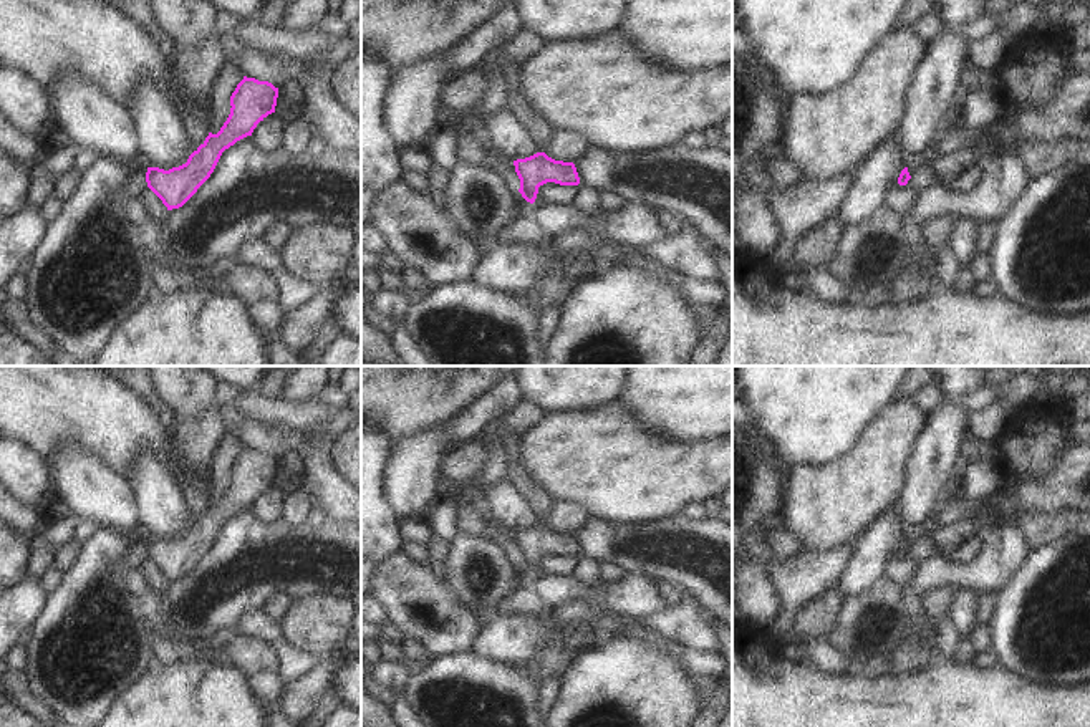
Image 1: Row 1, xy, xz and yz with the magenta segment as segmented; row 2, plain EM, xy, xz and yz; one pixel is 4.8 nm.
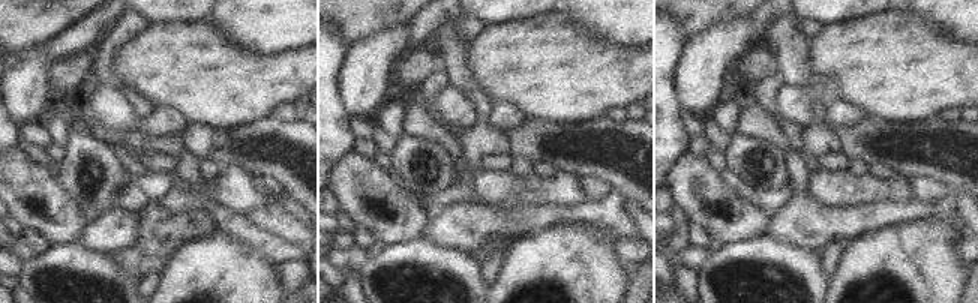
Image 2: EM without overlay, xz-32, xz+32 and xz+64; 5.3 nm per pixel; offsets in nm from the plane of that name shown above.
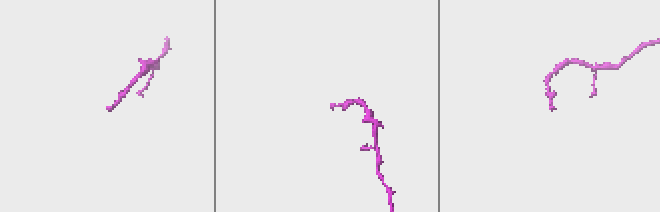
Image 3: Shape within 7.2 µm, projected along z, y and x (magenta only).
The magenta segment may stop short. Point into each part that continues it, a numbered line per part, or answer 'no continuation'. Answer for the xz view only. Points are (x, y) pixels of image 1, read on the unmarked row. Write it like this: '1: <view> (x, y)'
1: xz (537, 499)

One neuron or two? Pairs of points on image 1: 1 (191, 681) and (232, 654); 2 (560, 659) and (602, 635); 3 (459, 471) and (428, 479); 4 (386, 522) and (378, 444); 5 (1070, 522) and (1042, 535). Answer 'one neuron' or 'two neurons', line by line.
1: two neurons
2: one neuron
3: two neurons
4: one neuron
5: one neuron

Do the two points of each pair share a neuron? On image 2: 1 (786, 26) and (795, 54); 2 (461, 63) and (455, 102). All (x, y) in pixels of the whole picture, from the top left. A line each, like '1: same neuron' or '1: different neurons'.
1: same neuron
2: different neurons

